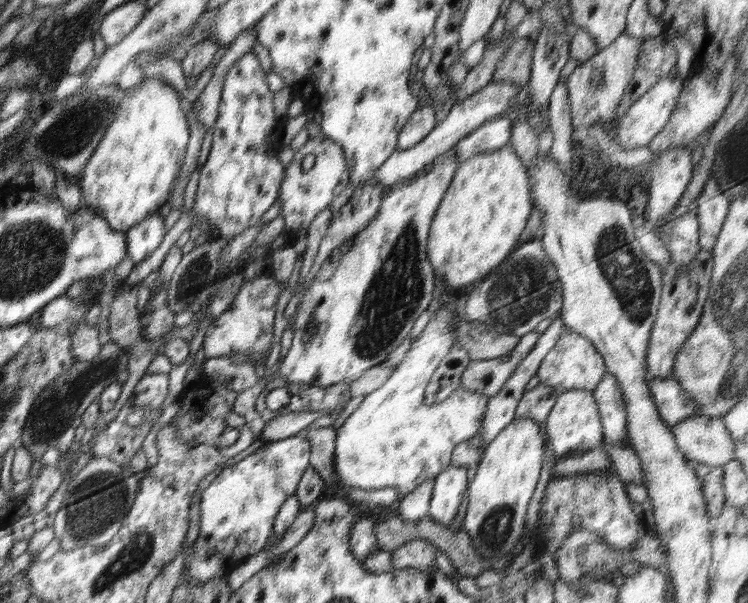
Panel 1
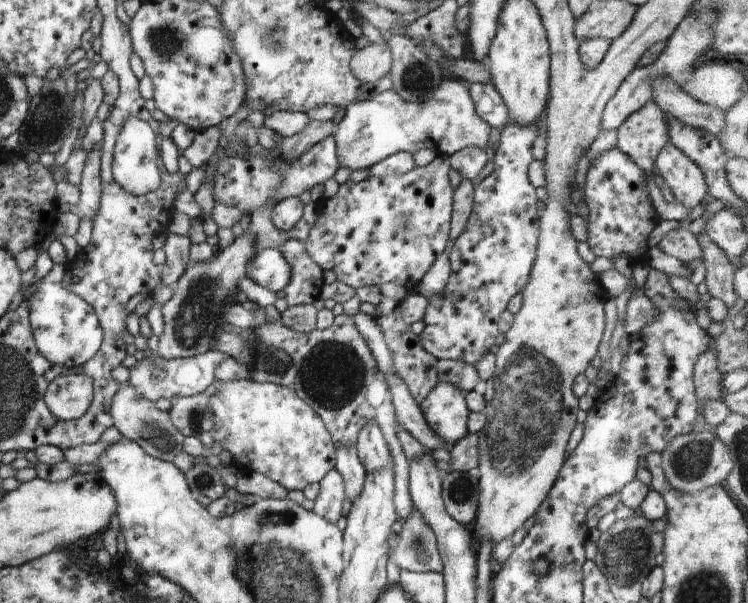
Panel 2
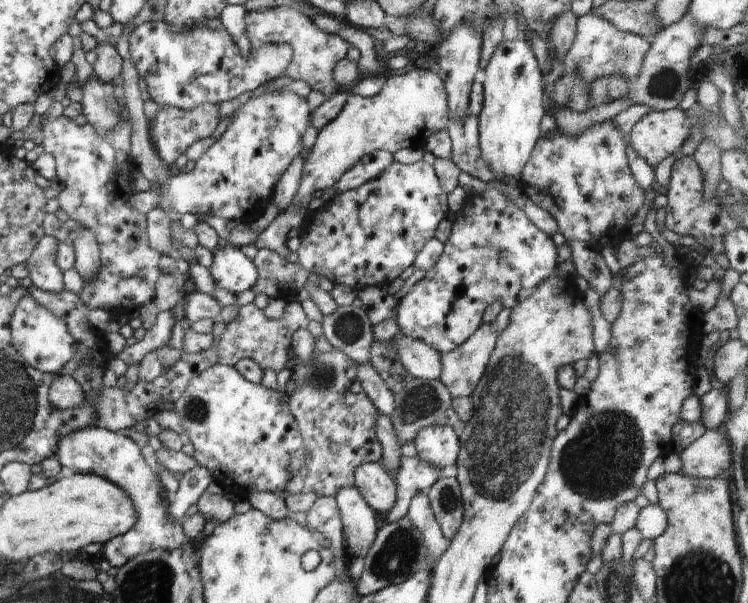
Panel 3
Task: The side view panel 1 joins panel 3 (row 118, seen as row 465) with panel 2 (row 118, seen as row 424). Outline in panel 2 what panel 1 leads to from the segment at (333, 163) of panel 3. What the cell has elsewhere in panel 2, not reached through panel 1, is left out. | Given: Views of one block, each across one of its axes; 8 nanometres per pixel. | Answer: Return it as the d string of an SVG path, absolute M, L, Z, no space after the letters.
M446 76L432 98L422 104L405 102L394 90L384 91L362 102L351 103L346 108L342 121L336 125L333 136L338 146L340 167L355 171L370 169L398 152L415 154L427 145L435 147L438 154L448 157L466 147L487 149L491 129L476 113L469 84Z

